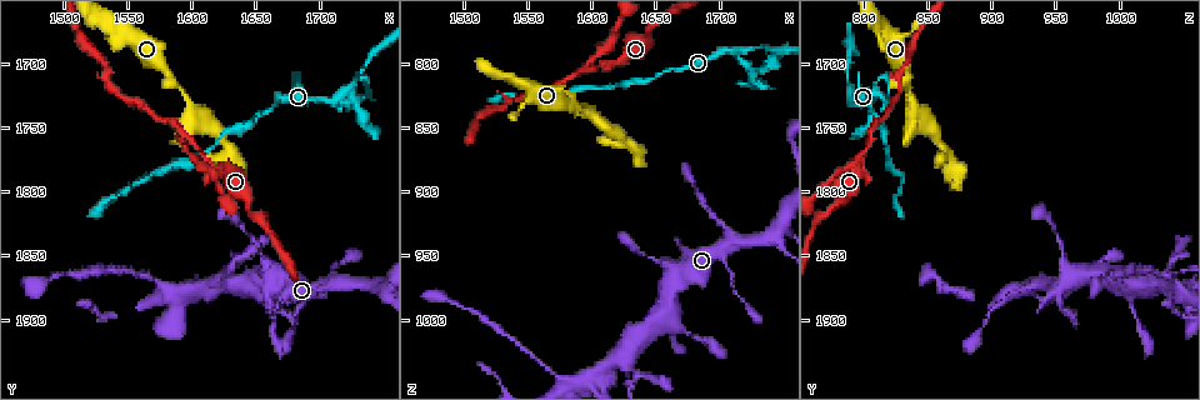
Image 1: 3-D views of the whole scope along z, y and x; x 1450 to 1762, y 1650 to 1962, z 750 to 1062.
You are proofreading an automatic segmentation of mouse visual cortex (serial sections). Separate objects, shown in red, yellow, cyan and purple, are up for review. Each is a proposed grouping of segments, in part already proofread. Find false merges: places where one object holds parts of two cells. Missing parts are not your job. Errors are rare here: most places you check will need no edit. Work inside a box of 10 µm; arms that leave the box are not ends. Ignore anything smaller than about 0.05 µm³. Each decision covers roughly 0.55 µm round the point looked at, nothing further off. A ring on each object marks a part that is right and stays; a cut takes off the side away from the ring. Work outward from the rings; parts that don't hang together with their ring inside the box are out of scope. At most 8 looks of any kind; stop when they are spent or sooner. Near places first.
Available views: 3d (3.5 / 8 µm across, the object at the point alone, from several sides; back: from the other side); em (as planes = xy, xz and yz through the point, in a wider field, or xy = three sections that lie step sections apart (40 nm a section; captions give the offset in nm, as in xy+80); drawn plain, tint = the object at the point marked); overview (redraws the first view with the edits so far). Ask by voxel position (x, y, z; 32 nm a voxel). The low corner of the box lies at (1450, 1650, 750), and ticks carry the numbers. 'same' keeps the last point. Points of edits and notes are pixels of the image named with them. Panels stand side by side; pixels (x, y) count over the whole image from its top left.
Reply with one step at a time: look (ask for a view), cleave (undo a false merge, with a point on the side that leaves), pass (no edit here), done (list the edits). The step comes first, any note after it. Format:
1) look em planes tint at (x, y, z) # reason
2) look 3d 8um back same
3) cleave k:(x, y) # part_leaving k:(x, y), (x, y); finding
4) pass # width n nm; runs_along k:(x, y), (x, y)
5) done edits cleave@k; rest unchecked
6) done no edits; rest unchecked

look 3d 3.5um at (1608, 1770, 800) # abrupt turn

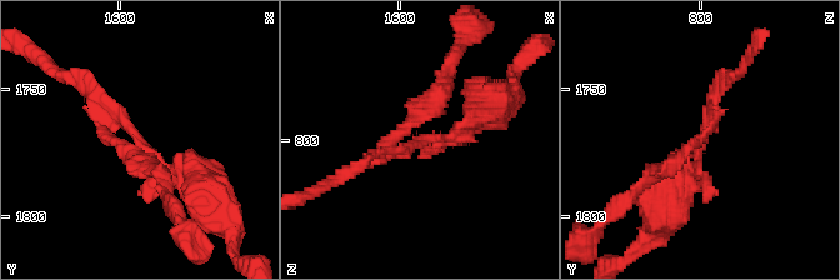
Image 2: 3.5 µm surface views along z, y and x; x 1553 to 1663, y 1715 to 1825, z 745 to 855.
pass # runs_along 2:(198, 191), (163, 169), (83, 80); one cell here

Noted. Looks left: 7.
look 3d 3.5um at (1630, 1770, 862)

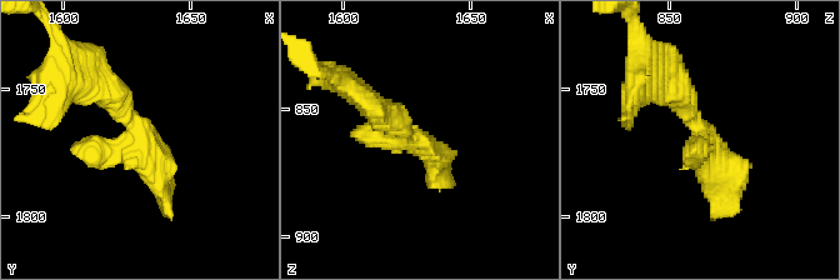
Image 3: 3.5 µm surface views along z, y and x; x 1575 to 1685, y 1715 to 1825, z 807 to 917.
look em xy step 5 tint at (1630, 1771, 862) # now the EM

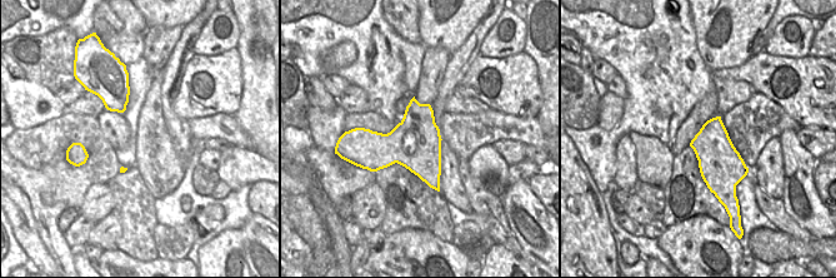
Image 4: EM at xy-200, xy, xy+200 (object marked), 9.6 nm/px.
pass # runs_along 3:(664, 80), (715, 169), (748, 176); all the same cell

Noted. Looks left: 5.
look 3d 3.5um back at (1658, 1856, 956) # sharp bend

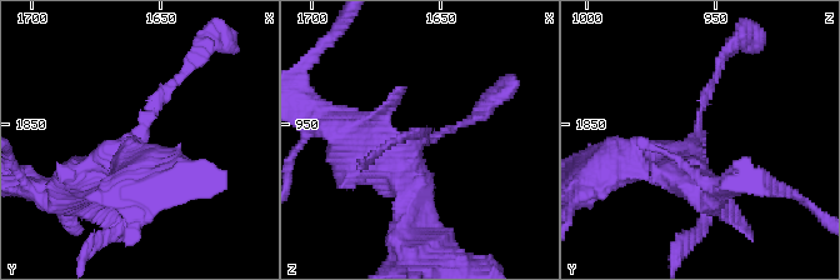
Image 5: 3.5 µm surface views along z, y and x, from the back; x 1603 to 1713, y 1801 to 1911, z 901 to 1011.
look em xy step 2 tint at (1657, 1855, 957) # arm_widths 100, 450 nm; now the EM

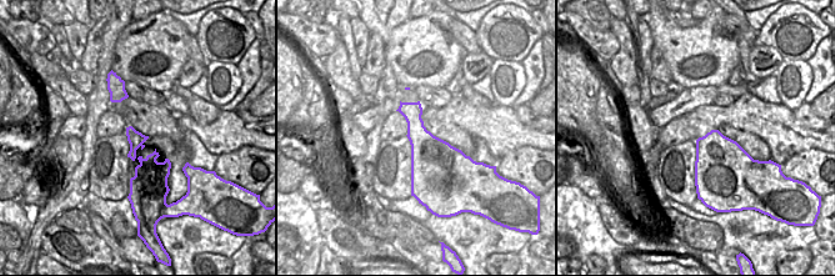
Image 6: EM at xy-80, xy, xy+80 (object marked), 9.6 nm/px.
pass # runs_along 5:(83, 183), (140, 140), (183, 75); one cell here

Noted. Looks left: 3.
look em xy step 3 tint at (1570, 1868, 1042) # calibre changes

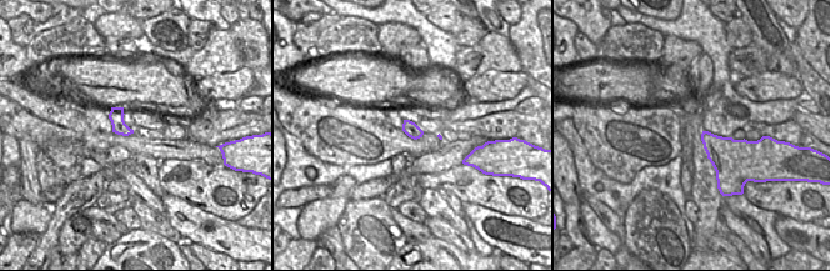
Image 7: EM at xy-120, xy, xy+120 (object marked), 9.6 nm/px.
look 3d 3.5um same

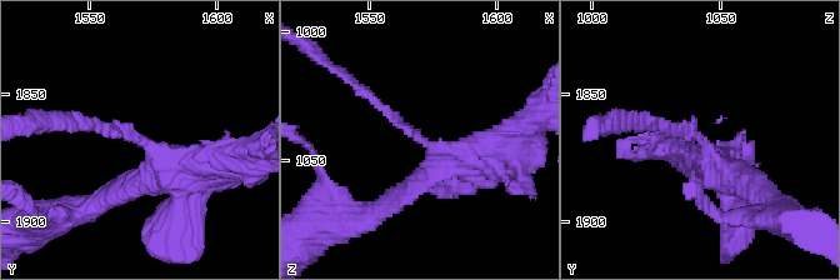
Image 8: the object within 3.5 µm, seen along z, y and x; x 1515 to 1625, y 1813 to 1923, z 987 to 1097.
pass # one cell here

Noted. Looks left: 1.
done no edits; rest unchecked

